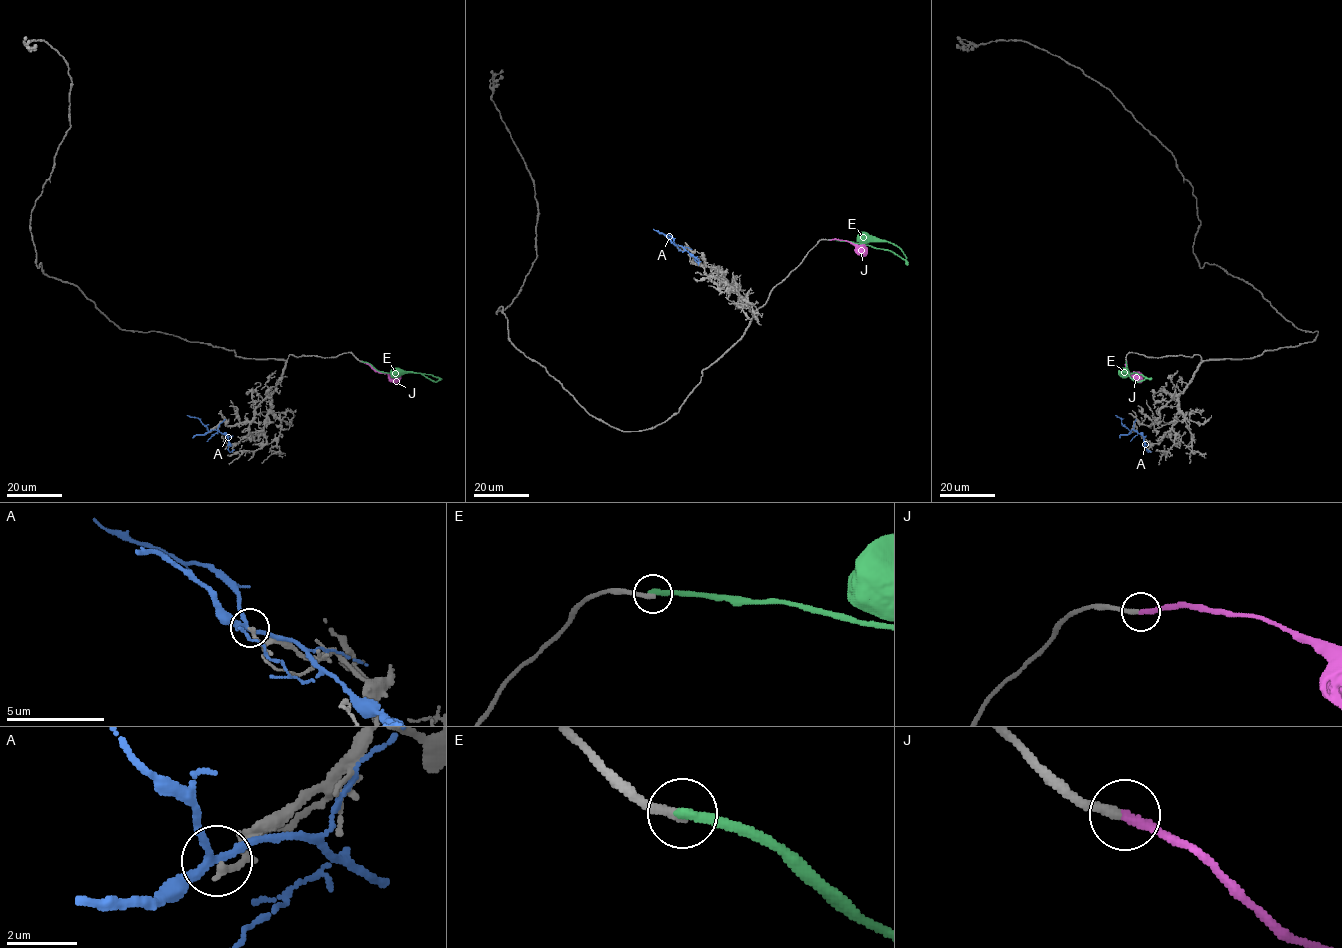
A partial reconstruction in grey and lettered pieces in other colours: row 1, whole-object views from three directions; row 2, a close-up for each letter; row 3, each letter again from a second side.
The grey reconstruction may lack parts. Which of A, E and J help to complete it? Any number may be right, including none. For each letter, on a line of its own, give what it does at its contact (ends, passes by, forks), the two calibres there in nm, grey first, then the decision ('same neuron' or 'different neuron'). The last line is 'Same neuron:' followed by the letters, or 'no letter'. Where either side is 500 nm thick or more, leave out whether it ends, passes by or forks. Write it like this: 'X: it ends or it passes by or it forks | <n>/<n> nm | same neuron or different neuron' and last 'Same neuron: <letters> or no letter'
A: it forks | 180/220 nm | different neuron
E: it ends | 280/320 nm | different neuron
J: it ends | 260/240 nm | same neuron
Same neuron: J

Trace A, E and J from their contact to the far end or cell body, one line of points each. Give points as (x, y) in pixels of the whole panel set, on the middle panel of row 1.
A: (675, 244), (691, 253), (697, 262), (701, 261)
E: (829, 240), (890, 250), (907, 265)
J: (830, 240), (849, 242), (866, 255)

